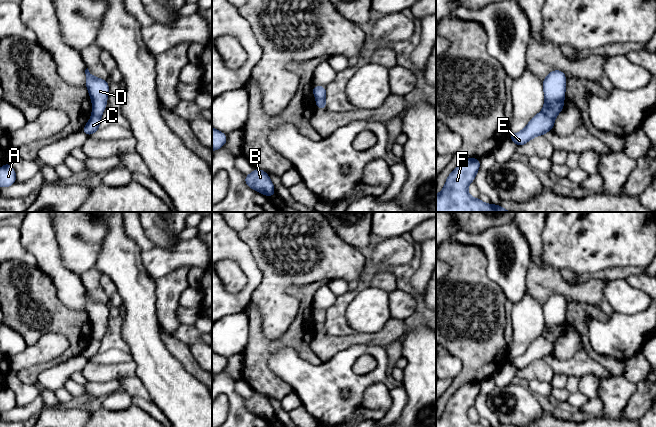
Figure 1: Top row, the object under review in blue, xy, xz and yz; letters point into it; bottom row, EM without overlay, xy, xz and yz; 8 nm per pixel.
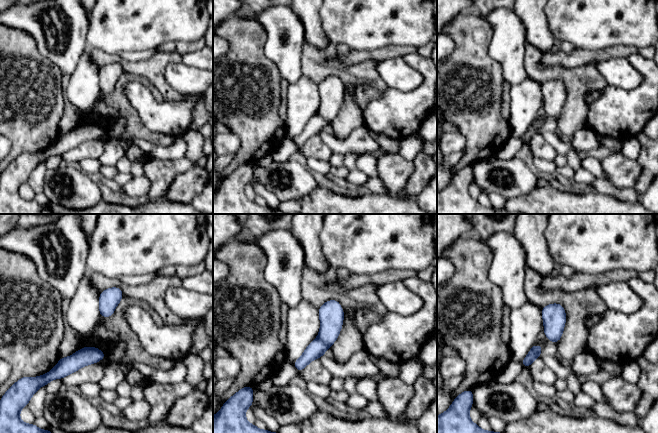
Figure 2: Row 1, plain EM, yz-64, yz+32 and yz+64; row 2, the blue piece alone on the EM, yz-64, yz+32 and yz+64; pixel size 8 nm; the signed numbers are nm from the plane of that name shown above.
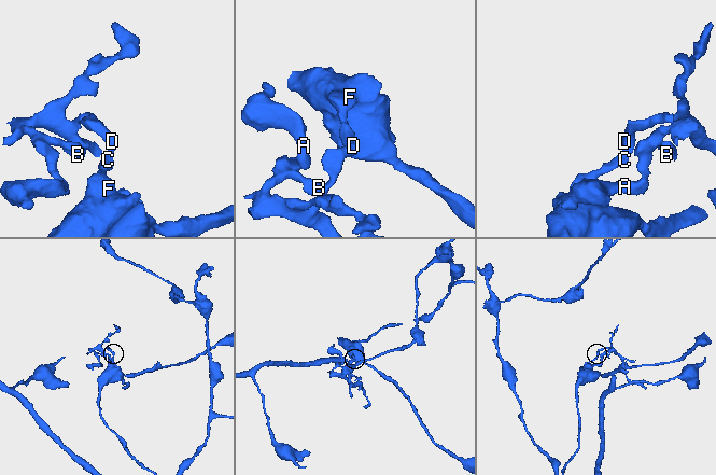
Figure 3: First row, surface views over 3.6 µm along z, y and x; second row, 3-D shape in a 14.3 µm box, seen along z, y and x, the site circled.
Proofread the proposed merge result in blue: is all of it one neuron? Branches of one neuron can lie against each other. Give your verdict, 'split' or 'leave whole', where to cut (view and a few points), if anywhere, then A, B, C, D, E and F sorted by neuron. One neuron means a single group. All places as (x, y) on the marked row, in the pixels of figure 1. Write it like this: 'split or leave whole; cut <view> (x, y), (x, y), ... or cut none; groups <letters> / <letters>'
split; cut yz (542, 111), (553, 120); groups A B D / C E F

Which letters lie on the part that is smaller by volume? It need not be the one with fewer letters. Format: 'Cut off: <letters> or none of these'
Cut off: A, B, D

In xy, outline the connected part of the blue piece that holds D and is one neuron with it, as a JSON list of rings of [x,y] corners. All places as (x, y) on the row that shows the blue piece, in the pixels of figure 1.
[[[88,68],[85,70],[86,87],[92,99],[92,115],[101,116],[107,105],[109,85],[107,80],[93,76]]]

